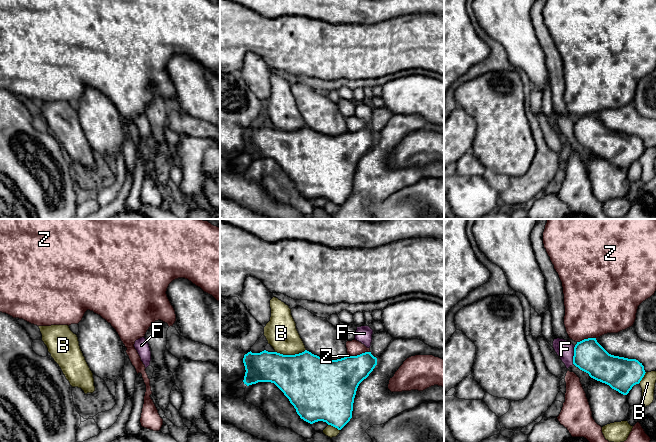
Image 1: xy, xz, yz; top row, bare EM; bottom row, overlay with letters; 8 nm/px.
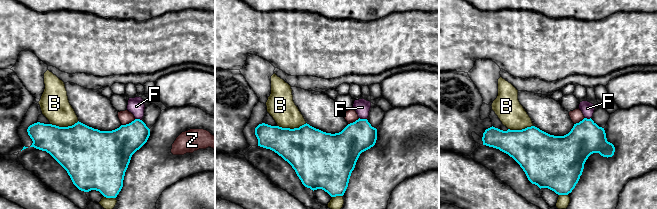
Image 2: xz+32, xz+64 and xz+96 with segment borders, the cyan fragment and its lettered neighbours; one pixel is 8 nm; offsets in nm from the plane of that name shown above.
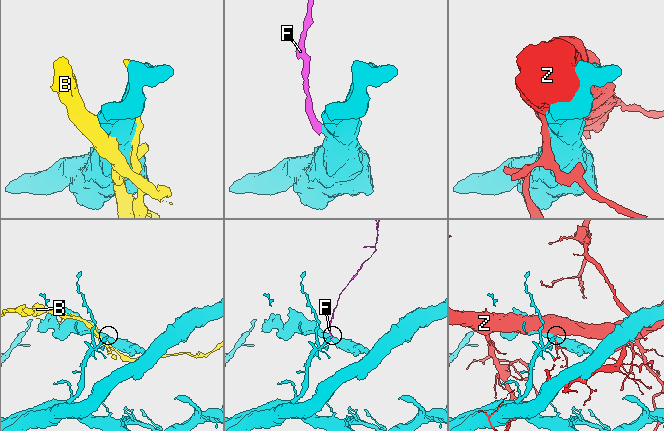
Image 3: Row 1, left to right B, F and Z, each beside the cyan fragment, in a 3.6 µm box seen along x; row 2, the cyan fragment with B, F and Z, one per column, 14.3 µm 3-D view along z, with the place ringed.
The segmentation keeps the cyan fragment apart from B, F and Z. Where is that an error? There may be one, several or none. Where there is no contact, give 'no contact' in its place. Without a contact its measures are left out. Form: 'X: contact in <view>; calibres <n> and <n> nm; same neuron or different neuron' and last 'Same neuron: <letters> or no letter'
B: contact in xz; calibres 420 and 260 nm; different neuron
F: contact in yz; calibres 260 and 140 nm; different neuron
Z: contact in xz; calibres 320 and 120 nm; different neuron
Same neuron: no letter

